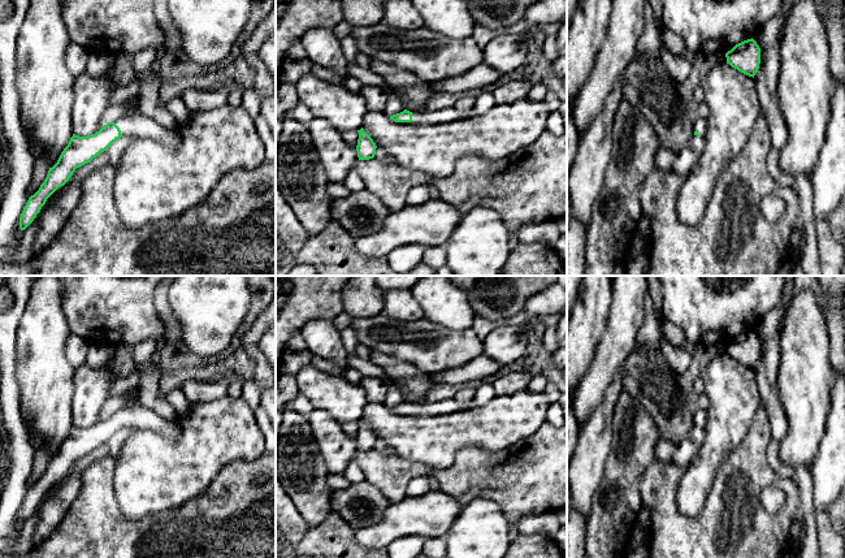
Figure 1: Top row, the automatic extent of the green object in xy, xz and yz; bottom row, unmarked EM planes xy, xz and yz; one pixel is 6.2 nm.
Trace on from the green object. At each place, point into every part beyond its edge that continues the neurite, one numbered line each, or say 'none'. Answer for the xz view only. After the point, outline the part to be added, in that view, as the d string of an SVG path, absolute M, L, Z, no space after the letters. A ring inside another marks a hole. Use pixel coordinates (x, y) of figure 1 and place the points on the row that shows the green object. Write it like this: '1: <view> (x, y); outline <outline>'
1: xz (443, 116); outline M451 107L432 112L413 112L411 122L417 125L448 124L451 121L467 120L474 116L473 108L467 112L460 112L455 107Z

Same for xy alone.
1: xy (139, 126); outline M140 113L130 117L121 117L114 124L121 130L121 138L127 135L146 138L174 150L178 148L182 142L181 130L165 127Z

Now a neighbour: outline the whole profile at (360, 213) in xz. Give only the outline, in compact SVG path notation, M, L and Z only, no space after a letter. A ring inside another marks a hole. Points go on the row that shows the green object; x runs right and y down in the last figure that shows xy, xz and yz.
M367 190L333 199L330 216L354 238L376 233L384 226L390 209Z

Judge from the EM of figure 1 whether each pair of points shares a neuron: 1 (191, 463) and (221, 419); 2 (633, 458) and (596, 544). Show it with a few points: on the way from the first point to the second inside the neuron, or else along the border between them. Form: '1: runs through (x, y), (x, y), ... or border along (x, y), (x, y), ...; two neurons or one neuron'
1: runs through (200, 453), (220, 429); one neuron
2: runs through (622, 479), (615, 511), (610, 523); one neuron

